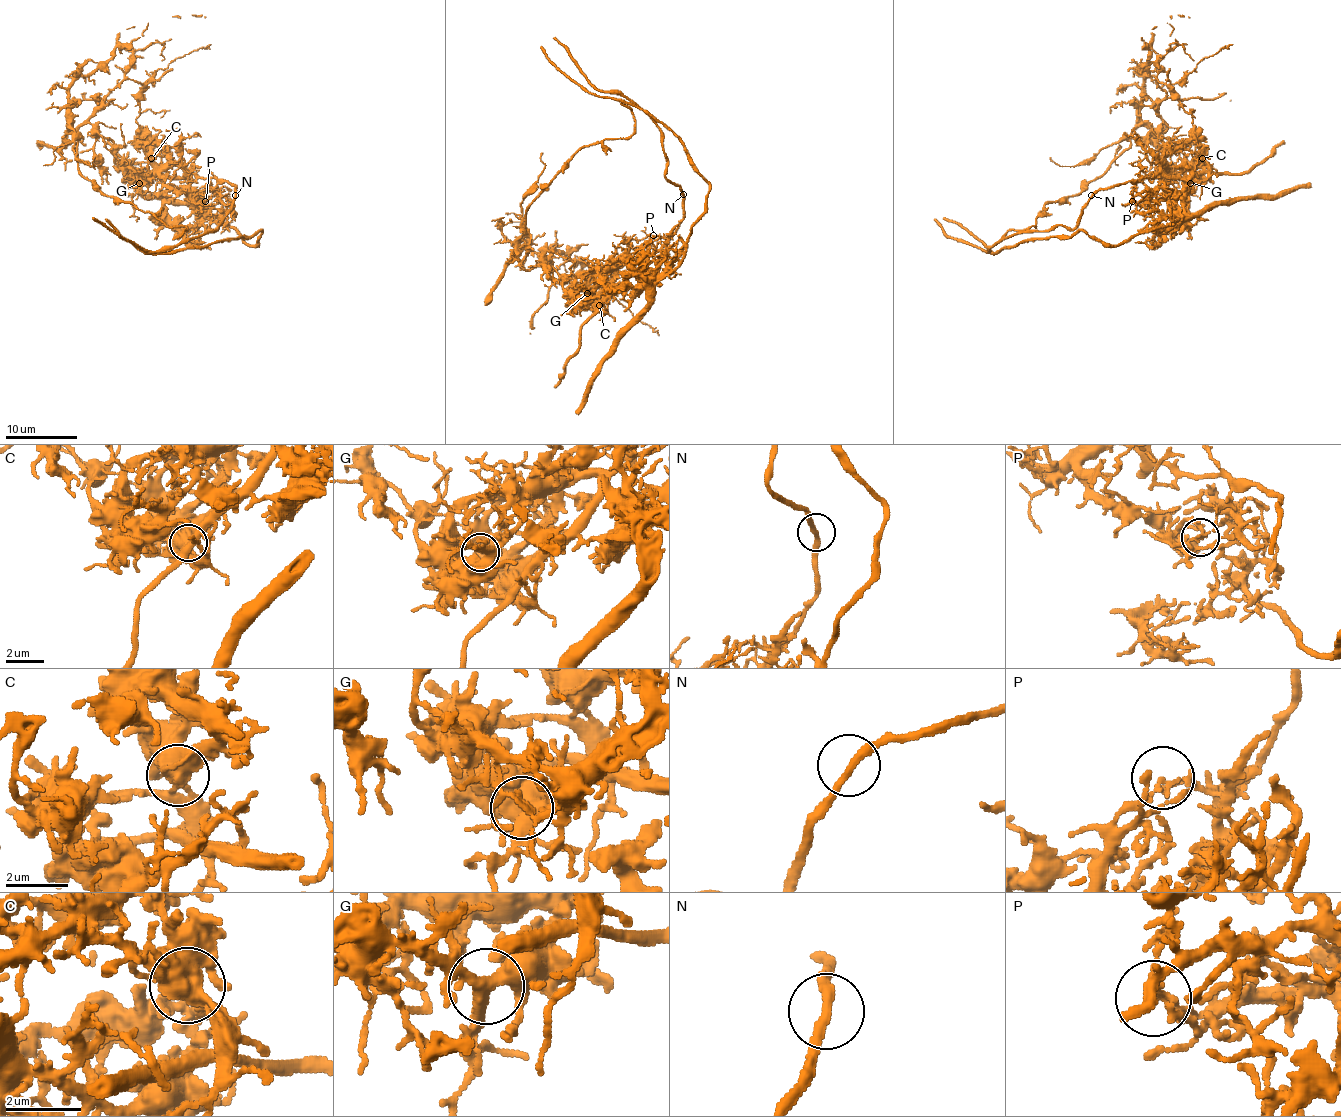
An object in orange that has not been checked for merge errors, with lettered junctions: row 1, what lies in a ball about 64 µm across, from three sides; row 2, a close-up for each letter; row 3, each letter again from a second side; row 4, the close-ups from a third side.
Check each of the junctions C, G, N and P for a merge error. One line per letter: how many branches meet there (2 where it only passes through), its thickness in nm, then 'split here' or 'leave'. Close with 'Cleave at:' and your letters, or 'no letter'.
C: 5 branches meet; 500 nm thick; split here
G: 4 branches meet; 400 nm thick; leave
N: 2 branches meet; 280 nm thick; leave
P: 3 branches meet; 100 nm thick; split here
Cleave at: C, P

